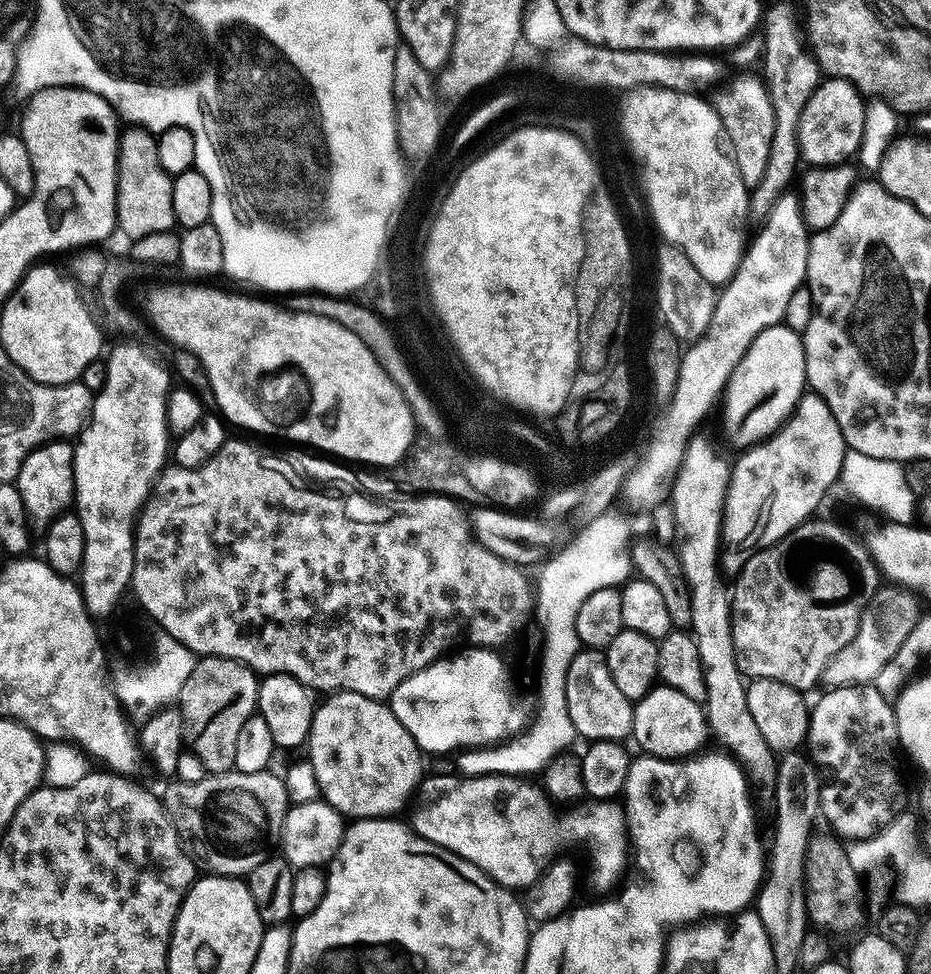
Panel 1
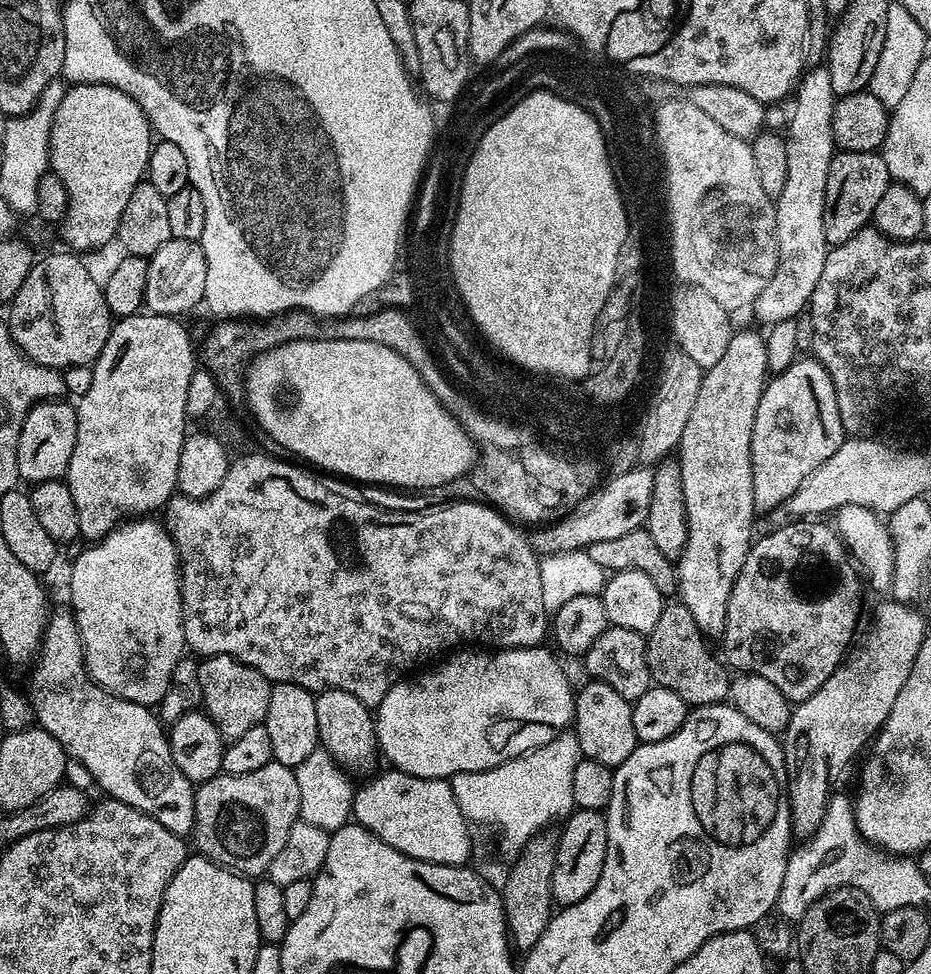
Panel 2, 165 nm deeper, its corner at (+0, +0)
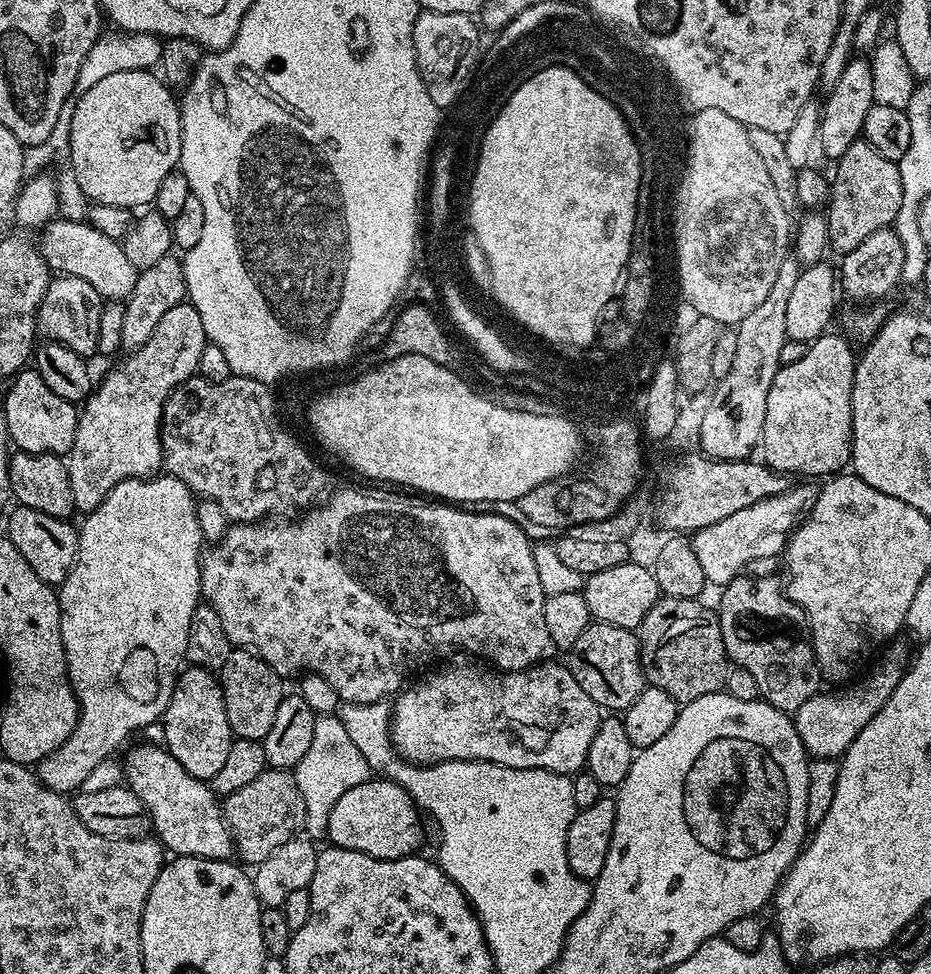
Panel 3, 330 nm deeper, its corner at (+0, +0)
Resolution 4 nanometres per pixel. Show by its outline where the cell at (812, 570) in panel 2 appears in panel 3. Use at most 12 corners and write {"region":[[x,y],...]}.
{"region":[[772,576],[720,596],[729,661],[795,714],[821,691],[804,612]]}

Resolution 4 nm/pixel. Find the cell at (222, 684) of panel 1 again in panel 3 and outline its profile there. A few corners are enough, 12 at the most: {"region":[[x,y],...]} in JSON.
{"region":[[247,648],[218,669],[237,740],[263,742],[285,681]]}

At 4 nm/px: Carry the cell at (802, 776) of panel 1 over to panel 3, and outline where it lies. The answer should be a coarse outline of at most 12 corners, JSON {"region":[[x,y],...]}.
{"region":[[910,660],[884,661],[794,714],[809,757],[839,758],[886,706]]}

